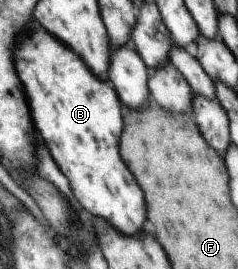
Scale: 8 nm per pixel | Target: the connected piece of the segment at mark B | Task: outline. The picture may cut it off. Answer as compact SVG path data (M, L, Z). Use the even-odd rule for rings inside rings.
M36 24L32 31L24 35L26 37L22 37L20 45L16 47L18 73L22 73L22 81L26 85L26 93L30 97L30 107L34 113L34 123L42 133L42 139L46 141L46 145L50 145L52 157L58 165L62 165L66 177L74 181L74 185L70 183L70 187L74 191L75 199L86 211L87 216L92 218L94 215L106 221L114 221L110 225L118 225L122 233L142 231L146 223L146 201L142 187L138 185L136 177L132 175L132 171L128 169L128 165L120 155L120 137L124 123L122 123L122 103L118 93L106 81L96 77L76 51L66 47L41 25Z

